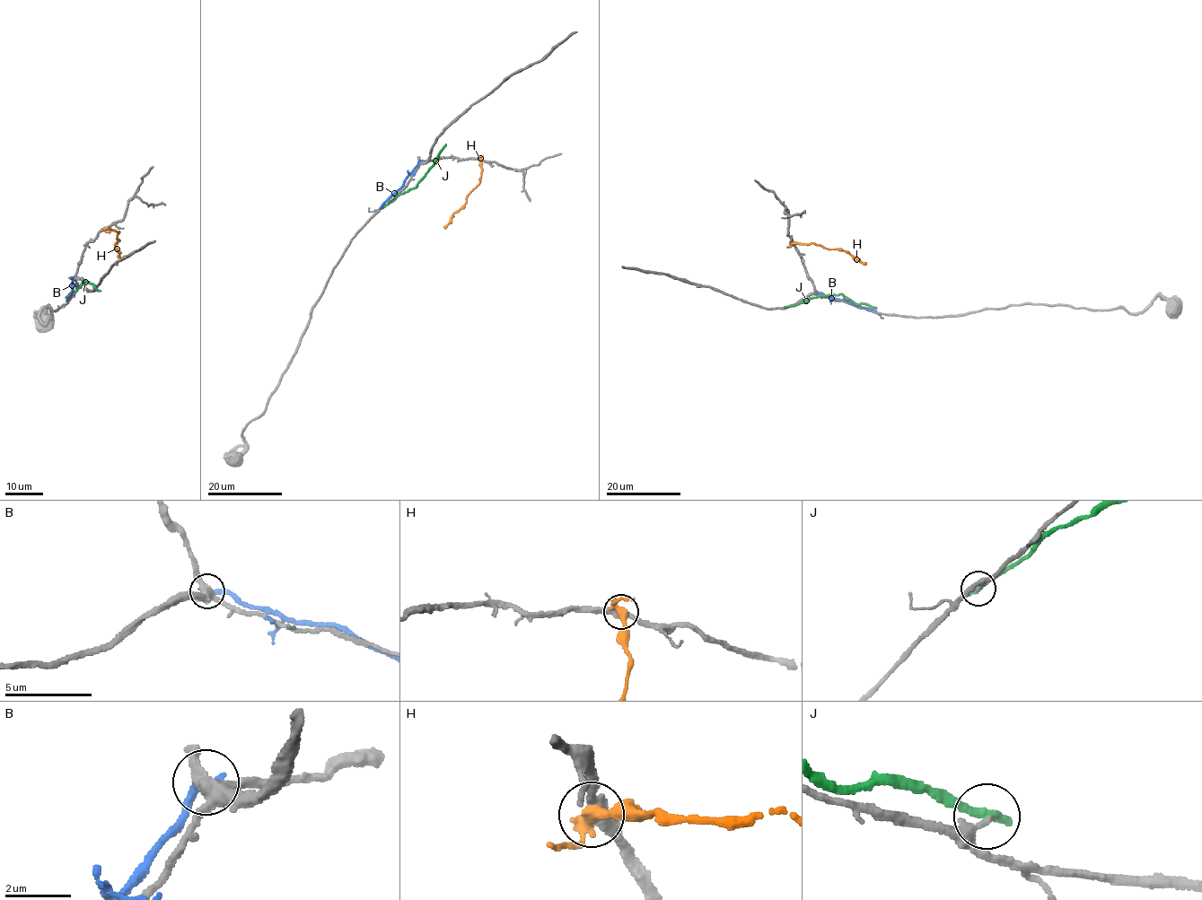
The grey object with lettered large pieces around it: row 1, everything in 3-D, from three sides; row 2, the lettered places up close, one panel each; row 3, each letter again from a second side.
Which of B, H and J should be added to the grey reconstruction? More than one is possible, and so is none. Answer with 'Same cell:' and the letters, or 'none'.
Same cell: none

